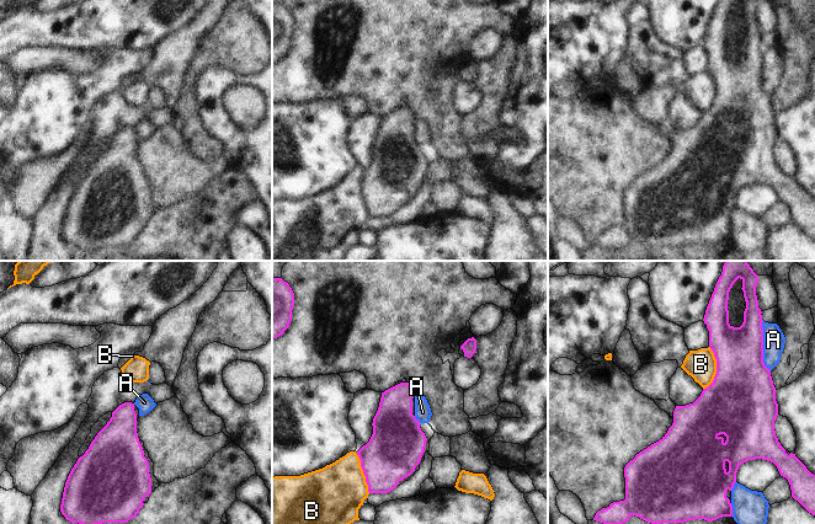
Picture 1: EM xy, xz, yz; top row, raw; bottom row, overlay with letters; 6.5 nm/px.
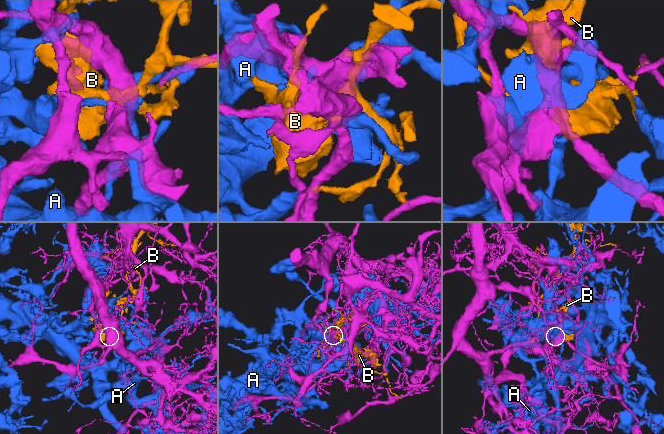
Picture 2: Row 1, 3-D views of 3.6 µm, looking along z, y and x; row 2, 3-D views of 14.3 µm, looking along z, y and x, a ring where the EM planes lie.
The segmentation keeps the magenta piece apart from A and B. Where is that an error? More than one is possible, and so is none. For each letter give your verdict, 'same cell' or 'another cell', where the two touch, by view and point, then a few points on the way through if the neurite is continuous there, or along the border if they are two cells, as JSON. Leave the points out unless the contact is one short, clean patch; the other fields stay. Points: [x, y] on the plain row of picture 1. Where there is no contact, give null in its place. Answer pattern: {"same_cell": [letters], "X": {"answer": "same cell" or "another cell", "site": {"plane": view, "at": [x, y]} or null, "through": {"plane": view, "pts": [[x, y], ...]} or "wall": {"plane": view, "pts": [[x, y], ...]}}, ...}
{"same_cell": [], "A": {"answer": "another cell", "site": {"plane": "yz", "at": [762, 70]}}, "B": {"answer": "another cell", "site": {"plane": "yz", "at": [717, 94]}}}

